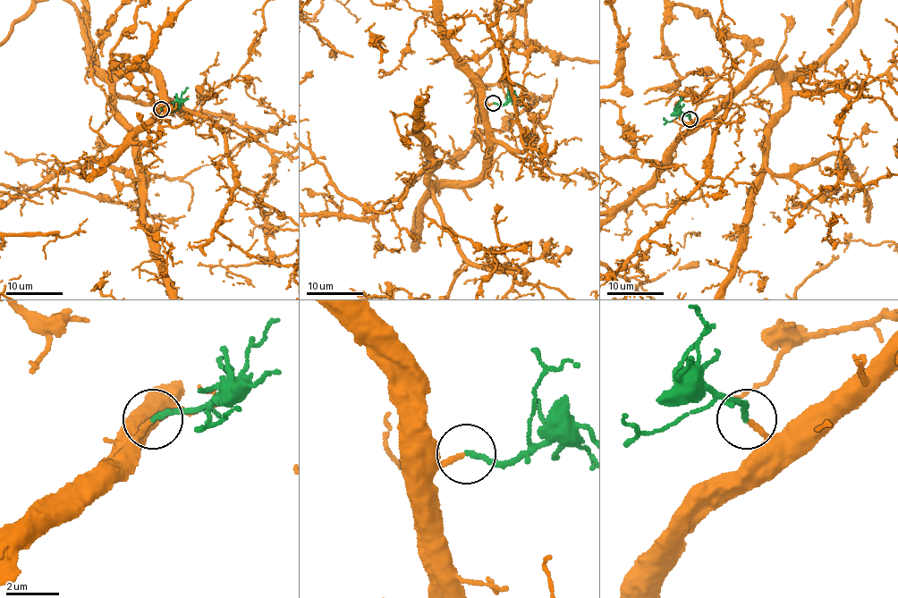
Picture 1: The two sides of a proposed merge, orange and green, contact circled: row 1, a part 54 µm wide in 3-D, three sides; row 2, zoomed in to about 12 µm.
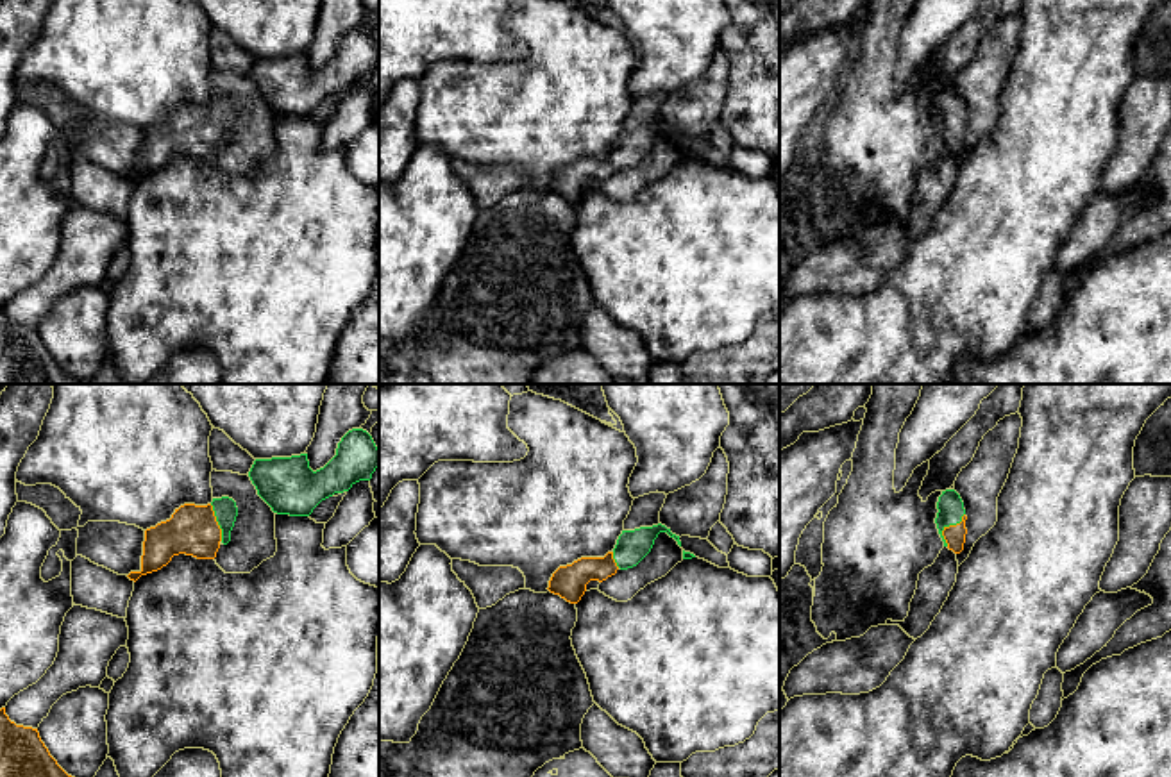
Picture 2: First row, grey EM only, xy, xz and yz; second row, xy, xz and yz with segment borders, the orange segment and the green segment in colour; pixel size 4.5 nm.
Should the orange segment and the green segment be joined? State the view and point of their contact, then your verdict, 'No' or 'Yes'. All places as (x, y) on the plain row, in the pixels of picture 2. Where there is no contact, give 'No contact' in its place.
Touches orange at yz (950, 125). Yes

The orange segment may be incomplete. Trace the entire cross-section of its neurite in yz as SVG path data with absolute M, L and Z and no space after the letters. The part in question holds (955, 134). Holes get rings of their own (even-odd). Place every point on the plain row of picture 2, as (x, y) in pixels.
M955 89L942 91L937 102L937 109L939 113L935 123L944 141L944 146L953 150L955 154L960 154L964 150L967 134L967 116L960 95Z

